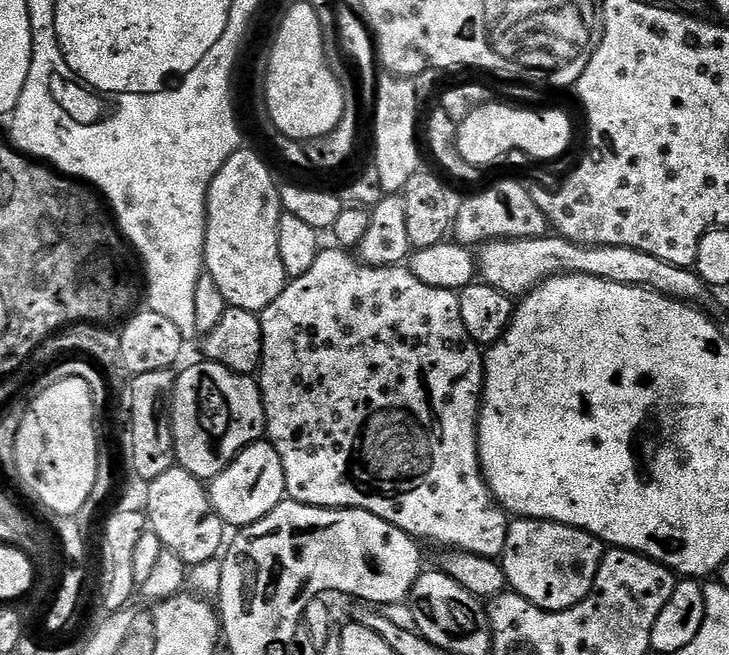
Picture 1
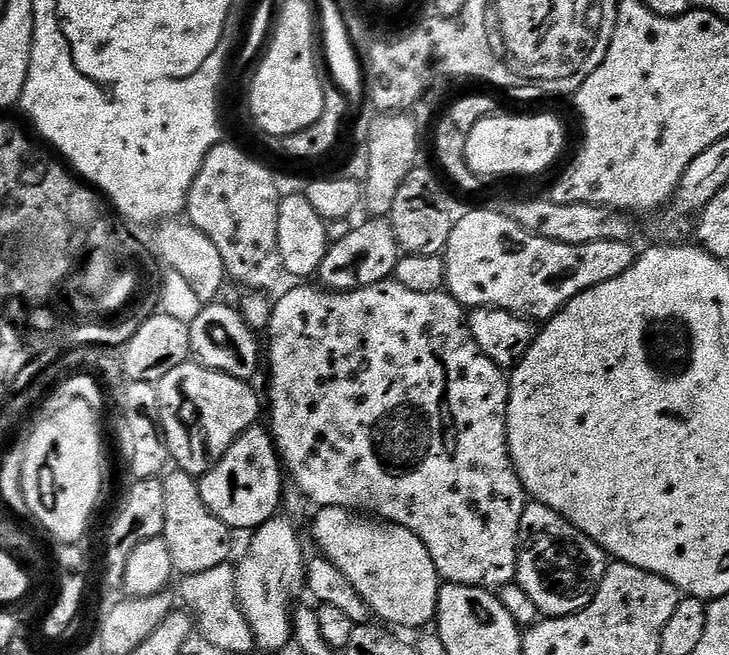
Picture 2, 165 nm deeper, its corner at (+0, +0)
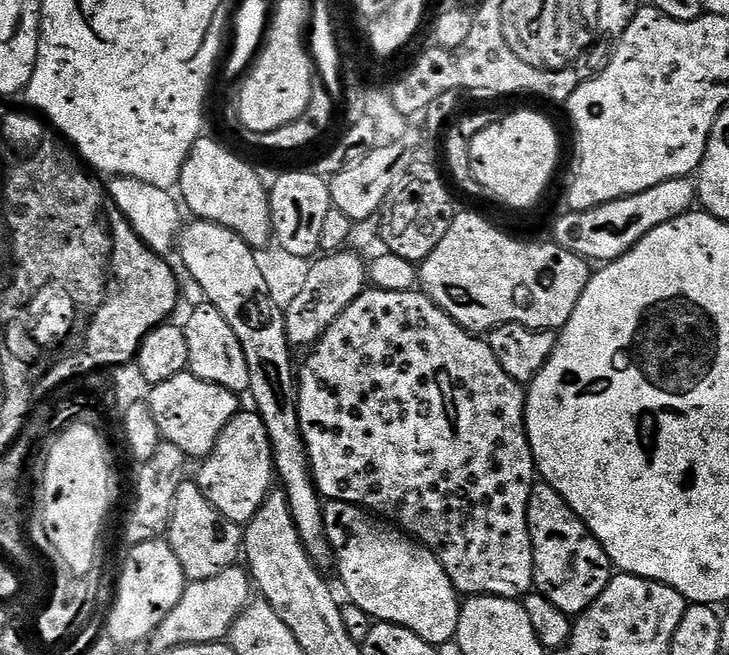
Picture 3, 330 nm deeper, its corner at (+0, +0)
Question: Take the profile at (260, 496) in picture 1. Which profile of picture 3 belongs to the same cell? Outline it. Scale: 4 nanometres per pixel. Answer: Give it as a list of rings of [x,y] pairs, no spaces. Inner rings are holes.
[[[241,410],[218,434],[212,453],[203,457],[195,482],[206,498],[230,522],[241,526],[258,514],[262,502],[274,488],[272,447],[262,418],[254,410]]]

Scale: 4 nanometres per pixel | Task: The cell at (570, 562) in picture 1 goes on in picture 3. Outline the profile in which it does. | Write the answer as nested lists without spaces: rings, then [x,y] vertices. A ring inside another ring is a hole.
[[[543,482],[533,483],[528,499],[528,529],[534,554],[535,591],[540,592],[558,610],[575,618],[587,610],[606,590],[614,575],[614,565],[604,547],[580,521],[578,514],[566,506],[562,494]]]

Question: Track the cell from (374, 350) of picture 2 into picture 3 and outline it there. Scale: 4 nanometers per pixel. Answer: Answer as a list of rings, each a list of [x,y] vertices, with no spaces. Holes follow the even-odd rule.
[[[369,287],[357,300],[350,302],[350,306],[342,310],[342,314],[338,314],[326,334],[320,336],[305,356],[308,357],[305,358],[304,365],[299,365],[298,368],[296,405],[302,438],[308,451],[308,466],[321,497],[325,501],[357,504],[399,526],[413,540],[436,555],[457,593],[520,600],[533,591],[536,575],[528,529],[528,499],[538,473],[524,425],[526,392],[517,380],[510,378],[510,374],[502,370],[502,366],[498,366],[498,358],[494,358],[494,350],[490,350],[487,339],[469,332],[461,324],[451,320],[423,291],[395,292]]]

